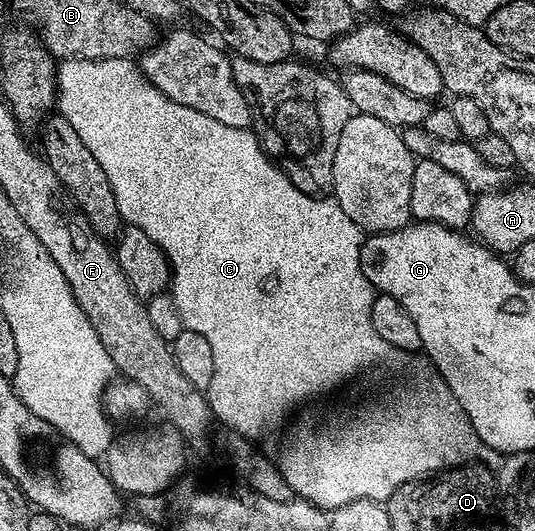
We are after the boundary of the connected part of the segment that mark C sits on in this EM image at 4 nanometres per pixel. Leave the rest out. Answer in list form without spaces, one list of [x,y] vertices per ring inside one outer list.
[[[70,57],[61,60],[56,75],[56,88],[59,116],[68,120],[70,127],[78,131],[82,143],[86,143],[90,155],[94,155],[94,159],[98,159],[98,163],[107,168],[110,187],[116,198],[140,197],[140,228],[149,231],[164,229],[162,248],[172,270],[170,292],[174,303],[179,305],[185,323],[190,323],[198,335],[206,335],[210,351],[214,351],[214,375],[210,379],[206,396],[215,420],[225,421],[235,434],[259,446],[275,463],[278,471],[282,471],[282,479],[290,483],[297,498],[325,511],[355,501],[384,503],[407,481],[419,481],[457,465],[476,463],[488,459],[484,457],[493,456],[493,449],[482,443],[466,411],[462,411],[458,399],[454,399],[454,391],[446,387],[442,375],[432,366],[427,356],[390,347],[390,343],[386,343],[386,339],[374,331],[370,311],[378,290],[362,271],[360,252],[366,236],[364,230],[358,227],[358,223],[354,223],[354,219],[350,219],[350,215],[346,215],[346,211],[342,211],[342,207],[331,196],[298,191],[294,183],[290,183],[287,172],[283,168],[276,169],[277,162],[264,152],[257,134],[251,128],[226,127],[226,123],[218,123],[218,119],[210,119],[210,115],[202,115],[202,111],[194,111],[194,107],[174,103],[174,99],[162,95],[162,91],[144,77],[139,64],[130,57],[97,61]]]

